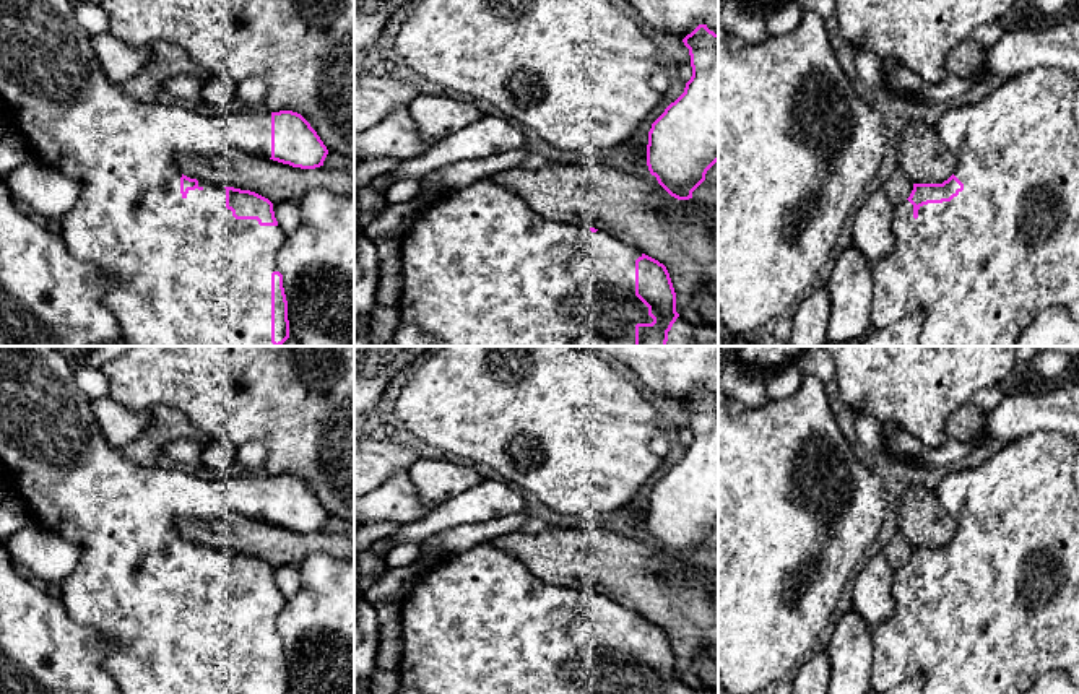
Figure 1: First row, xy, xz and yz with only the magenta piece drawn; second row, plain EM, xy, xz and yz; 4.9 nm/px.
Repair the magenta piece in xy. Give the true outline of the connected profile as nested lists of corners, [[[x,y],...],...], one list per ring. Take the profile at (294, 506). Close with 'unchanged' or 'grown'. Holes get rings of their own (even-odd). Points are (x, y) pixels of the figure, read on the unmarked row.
[[[0,346],[0,463],[10,476],[8,486],[24,501],[34,520],[78,548],[80,561],[76,567],[58,582],[62,587],[62,603],[75,622],[98,629],[106,639],[117,645],[117,650],[104,660],[104,670],[114,678],[122,694],[289,694],[283,639],[278,635],[276,629],[276,619],[288,600],[278,590],[273,567],[250,554],[190,543],[177,533],[176,522],[179,518],[208,520],[221,518],[228,514],[242,514],[252,520],[270,522],[292,531],[315,533],[323,530],[328,518],[317,496],[301,478],[292,475],[249,475],[247,471],[234,470],[219,479],[208,479],[198,473],[187,473],[177,466],[140,465],[128,460],[120,449],[114,449],[106,442],[91,410],[91,401],[93,398],[83,393],[75,384],[73,364],[54,346]]] | grown

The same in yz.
[[[1034,432],[1008,442],[998,453],[965,470],[946,470],[934,492],[956,520],[954,538],[942,548],[913,548],[910,561],[894,570],[890,618],[873,629],[874,655],[869,671],[869,692],[884,692],[904,679],[921,674],[921,694],[1025,694],[1035,681],[1053,670],[1063,670],[1079,684],[1079,494],[1072,466],[1079,439],[1058,432]]] | grown

